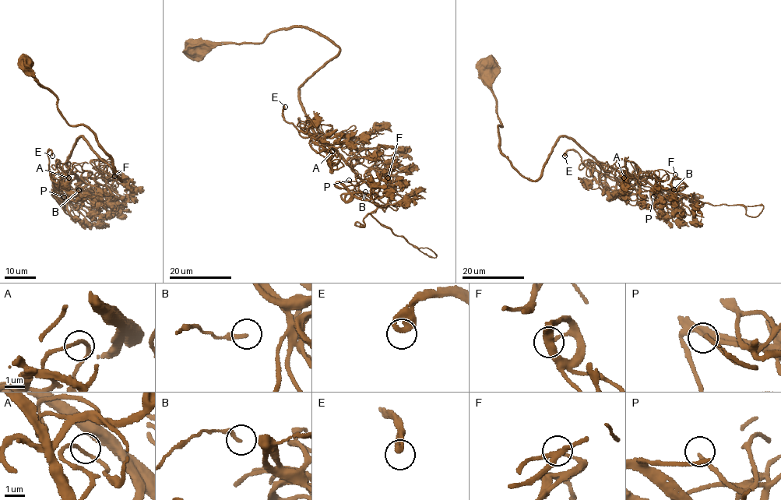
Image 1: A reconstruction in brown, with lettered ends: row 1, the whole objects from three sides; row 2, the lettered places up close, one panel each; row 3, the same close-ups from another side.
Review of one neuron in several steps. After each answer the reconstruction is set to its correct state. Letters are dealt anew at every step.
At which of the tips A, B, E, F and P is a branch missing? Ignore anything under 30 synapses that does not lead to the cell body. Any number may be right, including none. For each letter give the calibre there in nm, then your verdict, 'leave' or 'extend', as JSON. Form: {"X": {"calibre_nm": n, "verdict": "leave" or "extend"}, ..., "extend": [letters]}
{"A": {"calibre_nm": 140, "verdict": "leave"}, "B": {"calibre_nm": 200, "verdict": "leave"}, "E": {"calibre_nm": 360, "verdict": "leave"}, "F": {"calibre_nm": 160, "verdict": "leave"}, "P": {"calibre_nm": 160, "verdict": "extend"}, "extend": ["P"]}

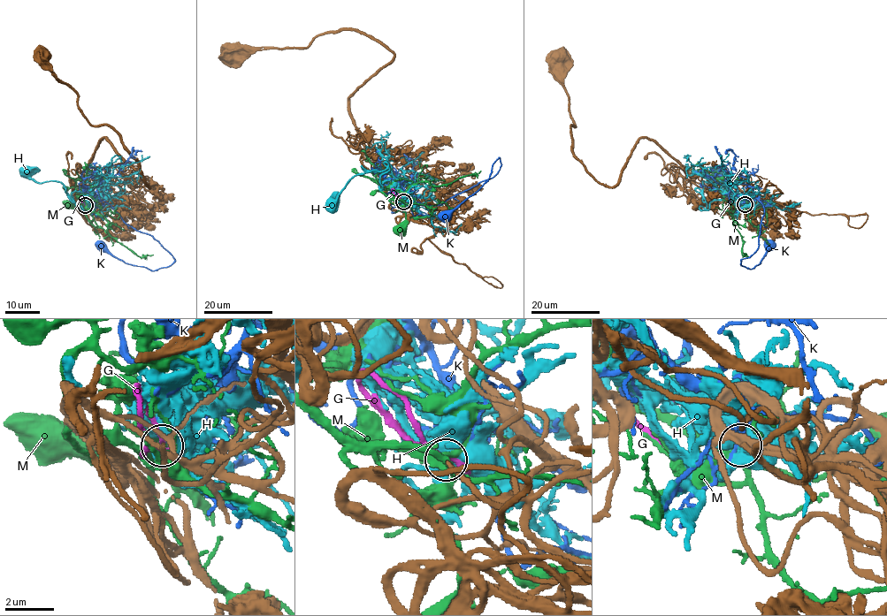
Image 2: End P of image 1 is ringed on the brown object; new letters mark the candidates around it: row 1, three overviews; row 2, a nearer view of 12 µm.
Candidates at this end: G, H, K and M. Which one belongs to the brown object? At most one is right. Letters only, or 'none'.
G

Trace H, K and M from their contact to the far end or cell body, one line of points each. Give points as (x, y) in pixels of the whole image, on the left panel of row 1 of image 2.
H: (85, 204), (88, 190), (75, 191), (72, 196), (80, 210), (61, 183), (38, 182), (24, 171)
K: (85, 205), (96, 197), (98, 185), (127, 224), (151, 236), (174, 262), (150, 270), (126, 264), (102, 245)
M: (85, 206), (107, 222), (108, 231), (117, 241), (141, 257), (153, 254)

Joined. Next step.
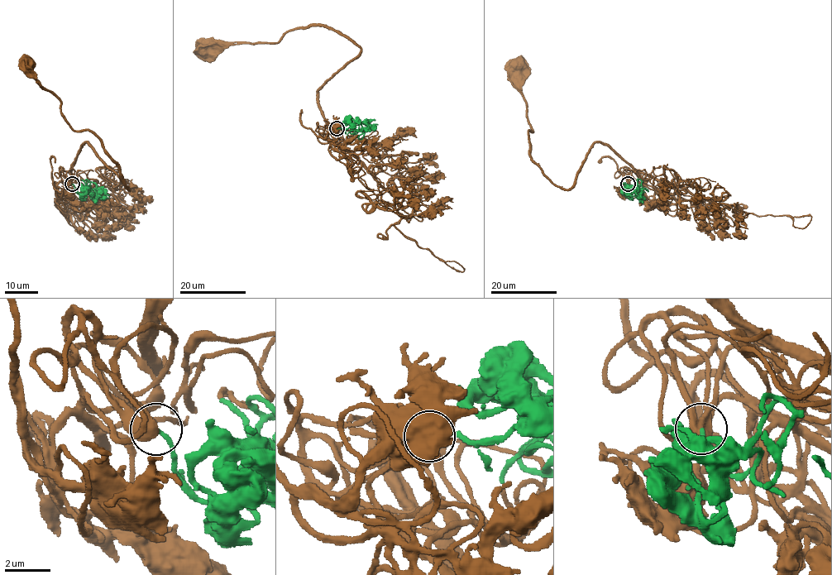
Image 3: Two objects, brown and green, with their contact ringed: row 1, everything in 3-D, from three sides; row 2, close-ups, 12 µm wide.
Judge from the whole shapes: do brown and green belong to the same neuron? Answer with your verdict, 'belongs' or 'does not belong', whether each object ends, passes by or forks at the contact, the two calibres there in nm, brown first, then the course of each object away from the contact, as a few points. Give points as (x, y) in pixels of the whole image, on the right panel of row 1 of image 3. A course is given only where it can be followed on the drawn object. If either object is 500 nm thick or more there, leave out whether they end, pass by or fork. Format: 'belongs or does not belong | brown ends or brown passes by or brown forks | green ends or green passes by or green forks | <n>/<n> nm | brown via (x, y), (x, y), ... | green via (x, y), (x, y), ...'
belongs | brown passes by | green ends | 480/180 nm | brown via (628, 184), (629, 166), (600, 142), (570, 188), (544, 174), (529, 151), (518, 64) | green via (628, 184), (631, 194), (634, 192), (638, 195)

